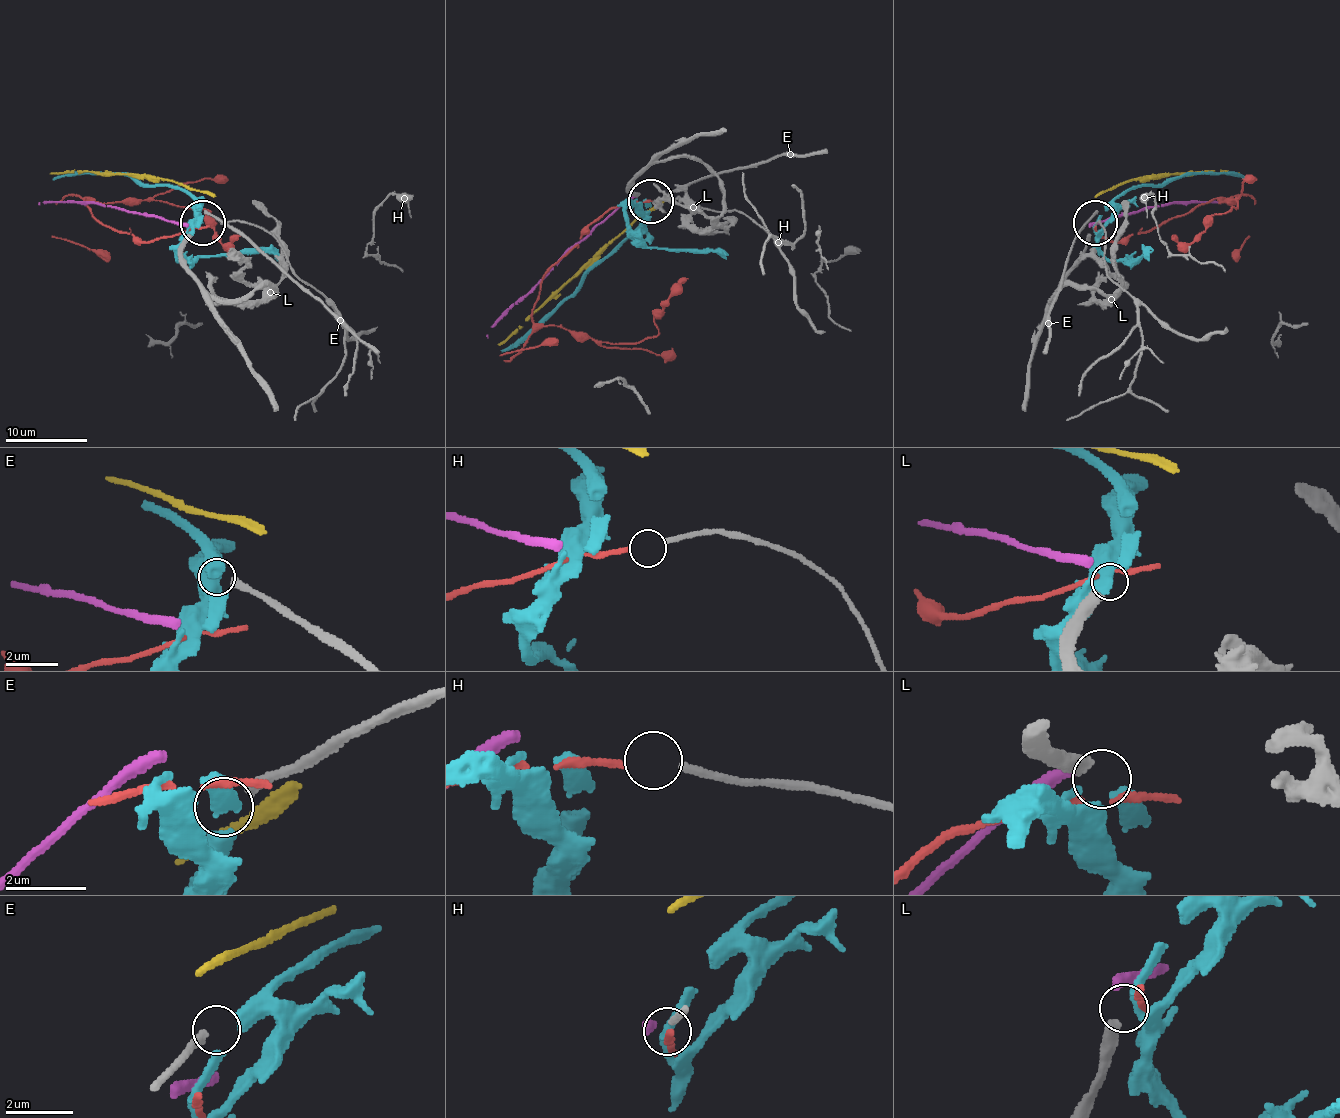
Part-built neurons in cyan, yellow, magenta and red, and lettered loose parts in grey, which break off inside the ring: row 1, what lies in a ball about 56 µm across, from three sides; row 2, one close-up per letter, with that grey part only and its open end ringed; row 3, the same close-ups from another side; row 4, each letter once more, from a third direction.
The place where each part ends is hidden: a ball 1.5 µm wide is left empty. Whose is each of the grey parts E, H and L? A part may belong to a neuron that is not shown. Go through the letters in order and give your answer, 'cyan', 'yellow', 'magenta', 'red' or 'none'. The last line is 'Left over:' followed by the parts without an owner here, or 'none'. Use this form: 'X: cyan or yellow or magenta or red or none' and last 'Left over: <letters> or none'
E: none
H: red
L: cyan
Left over: E

